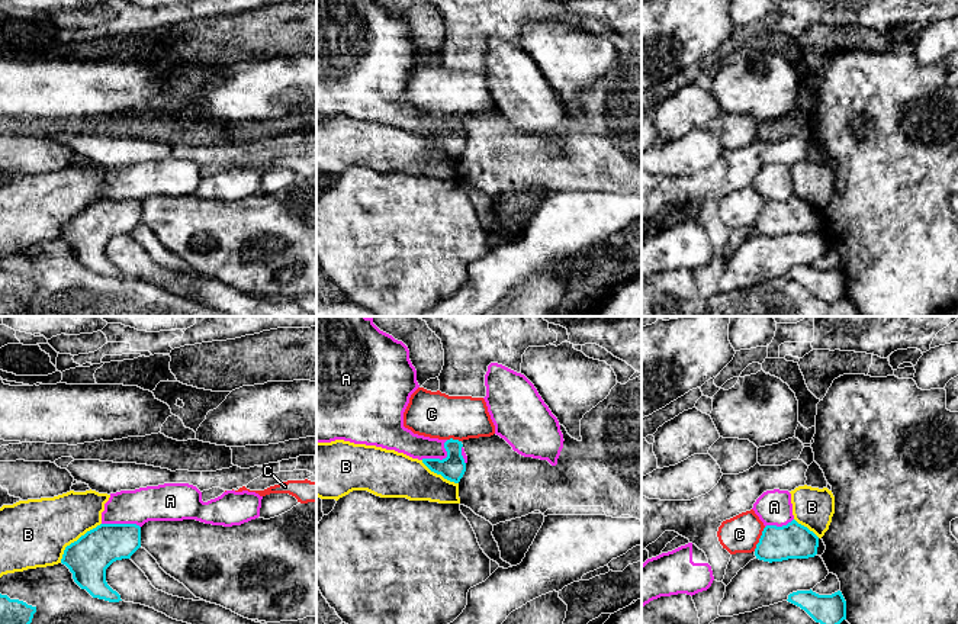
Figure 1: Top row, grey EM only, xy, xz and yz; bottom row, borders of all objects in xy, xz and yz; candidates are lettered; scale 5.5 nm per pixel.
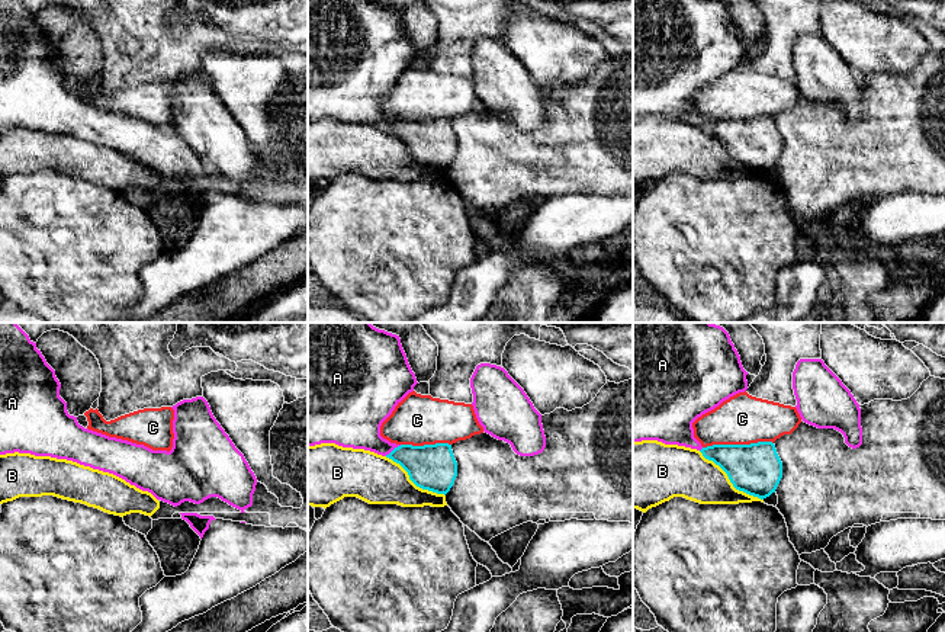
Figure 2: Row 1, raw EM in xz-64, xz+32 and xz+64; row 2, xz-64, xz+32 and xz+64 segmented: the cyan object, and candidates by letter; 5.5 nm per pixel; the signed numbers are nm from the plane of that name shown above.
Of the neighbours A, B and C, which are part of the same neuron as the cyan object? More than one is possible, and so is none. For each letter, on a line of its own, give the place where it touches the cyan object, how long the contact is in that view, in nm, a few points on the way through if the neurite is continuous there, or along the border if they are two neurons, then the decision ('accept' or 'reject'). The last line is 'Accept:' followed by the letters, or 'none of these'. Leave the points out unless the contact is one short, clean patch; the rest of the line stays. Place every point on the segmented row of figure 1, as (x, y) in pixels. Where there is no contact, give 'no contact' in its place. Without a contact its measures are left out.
A: contact xz (443, 459); length 190 nm; border xz (447, 440), (444, 443), (444, 457), (421, 459); reject
B: contact xy (77, 540); length 320 nm; reject
C: contact yz (759, 539); length 150 nm; reject
Accept: none of these

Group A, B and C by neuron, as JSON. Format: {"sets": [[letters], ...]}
{"sets": [["A", "C"], ["B"]]}

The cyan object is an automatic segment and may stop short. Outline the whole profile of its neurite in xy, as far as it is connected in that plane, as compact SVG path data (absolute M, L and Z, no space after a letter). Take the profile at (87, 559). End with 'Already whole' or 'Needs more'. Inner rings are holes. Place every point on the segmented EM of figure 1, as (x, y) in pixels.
M316 502L308 504L298 504L290 511L270 518L255 518L241 525L224 527L224 525L212 525L205 524L196 520L183 520L183 521L148 521L142 527L136 524L100 524L96 528L87 531L81 535L77 541L71 543L65 547L61 563L65 565L70 572L73 573L74 582L81 588L86 589L93 598L105 599L109 602L119 602L120 595L113 591L106 582L106 569L116 560L131 559L131 556L139 549L145 549L160 565L160 567L183 583L196 598L200 598L206 602L221 605L232 612L248 618L248 620L258 620L266 623L280 623L280 621L298 621L306 617L316 615Z. Needs more

